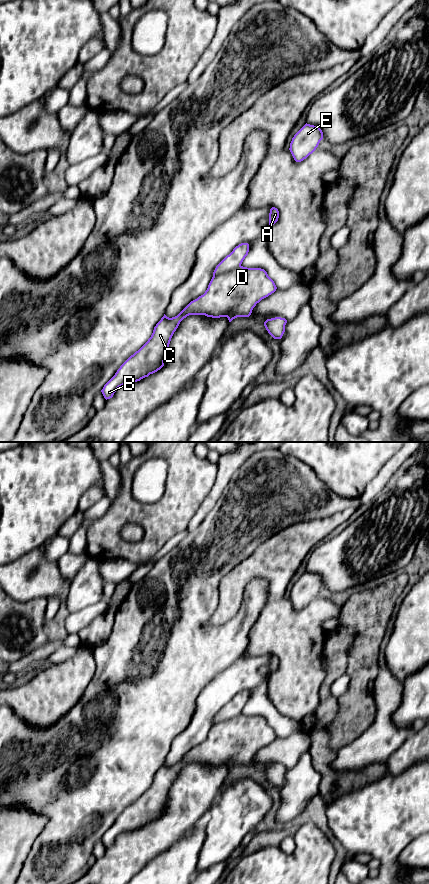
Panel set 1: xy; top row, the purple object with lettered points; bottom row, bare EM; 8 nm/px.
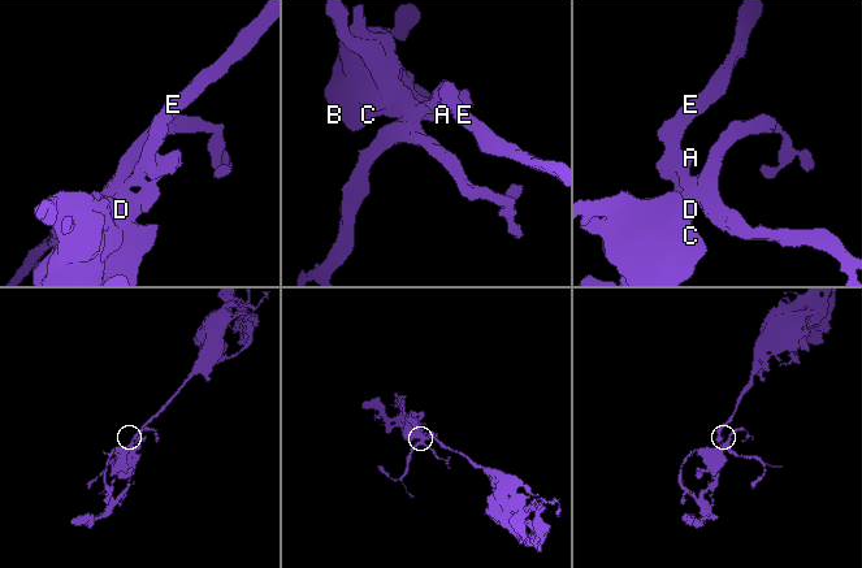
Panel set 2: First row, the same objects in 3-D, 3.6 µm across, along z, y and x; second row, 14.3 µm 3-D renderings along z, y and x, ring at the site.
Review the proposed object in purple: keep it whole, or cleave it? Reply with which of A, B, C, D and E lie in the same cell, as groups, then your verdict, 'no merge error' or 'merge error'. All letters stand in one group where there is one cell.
groups A B C D E; no merge error

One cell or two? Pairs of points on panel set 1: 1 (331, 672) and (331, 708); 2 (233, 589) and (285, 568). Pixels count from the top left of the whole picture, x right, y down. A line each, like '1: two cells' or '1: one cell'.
1: one cell
2: one cell

